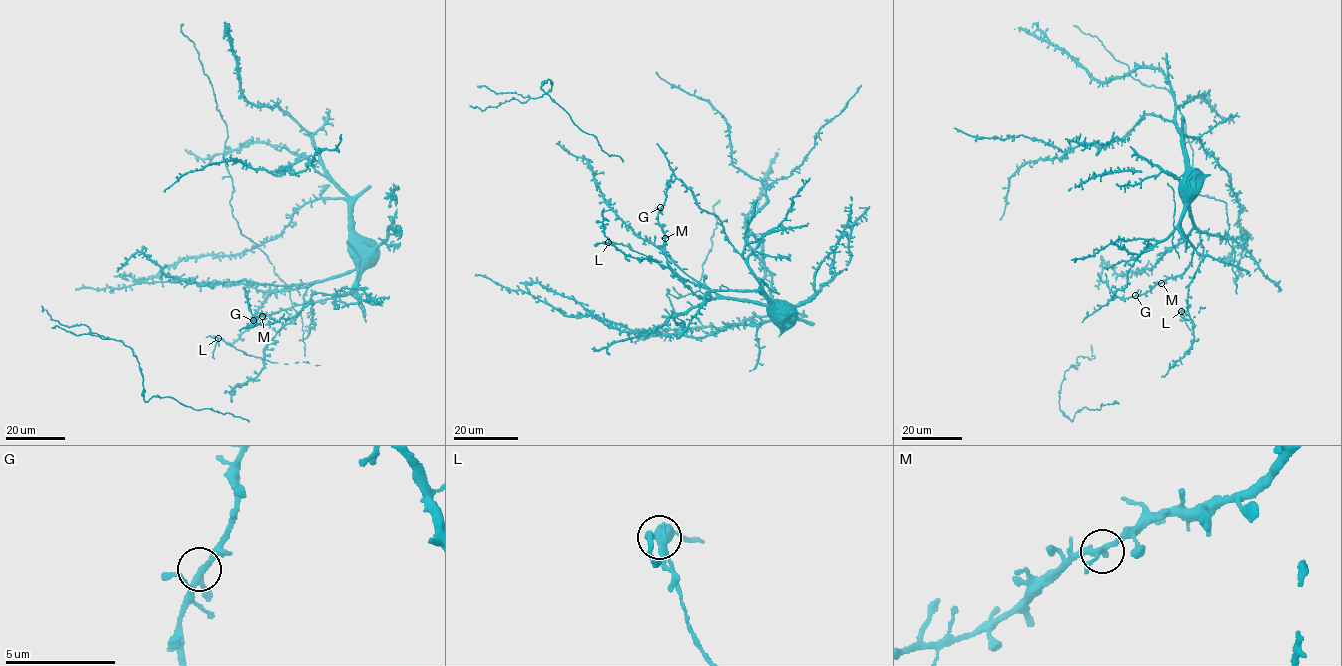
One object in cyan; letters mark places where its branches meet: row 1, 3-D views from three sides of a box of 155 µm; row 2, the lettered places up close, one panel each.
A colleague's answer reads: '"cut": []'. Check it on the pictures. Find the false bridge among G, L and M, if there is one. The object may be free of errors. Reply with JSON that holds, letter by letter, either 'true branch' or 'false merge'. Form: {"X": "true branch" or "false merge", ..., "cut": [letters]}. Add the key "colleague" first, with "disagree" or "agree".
{"colleague": "disagree", "G": "true branch", "L": "false merge", "M": "true branch", "cut": ["L"]}

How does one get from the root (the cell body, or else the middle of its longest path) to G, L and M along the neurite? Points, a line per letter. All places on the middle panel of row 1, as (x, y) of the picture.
G: (777, 307), (778, 302), (757, 291), (712, 291), (683, 279), (667, 262), (658, 219), (660, 207)
L: (777, 307), (771, 303), (767, 306), (731, 298), (699, 297), (666, 267), (621, 243), (608, 243)
M: (777, 307), (778, 302), (771, 302), (757, 291), (712, 291), (683, 279), (668, 265), (665, 238)

